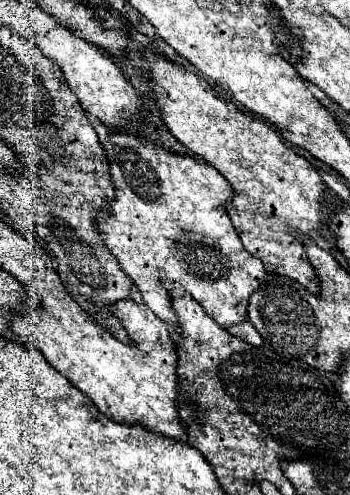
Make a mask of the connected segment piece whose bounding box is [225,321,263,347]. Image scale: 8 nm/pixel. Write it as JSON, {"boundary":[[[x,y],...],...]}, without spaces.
{"boundary":[[[243,321],[243,323],[239,323],[239,325],[227,325],[225,329],[227,329],[231,335],[235,335],[235,337],[239,337],[239,339],[243,339],[243,341],[255,345],[255,347],[263,345],[261,335],[257,333],[257,329],[255,329],[249,321]]]}

